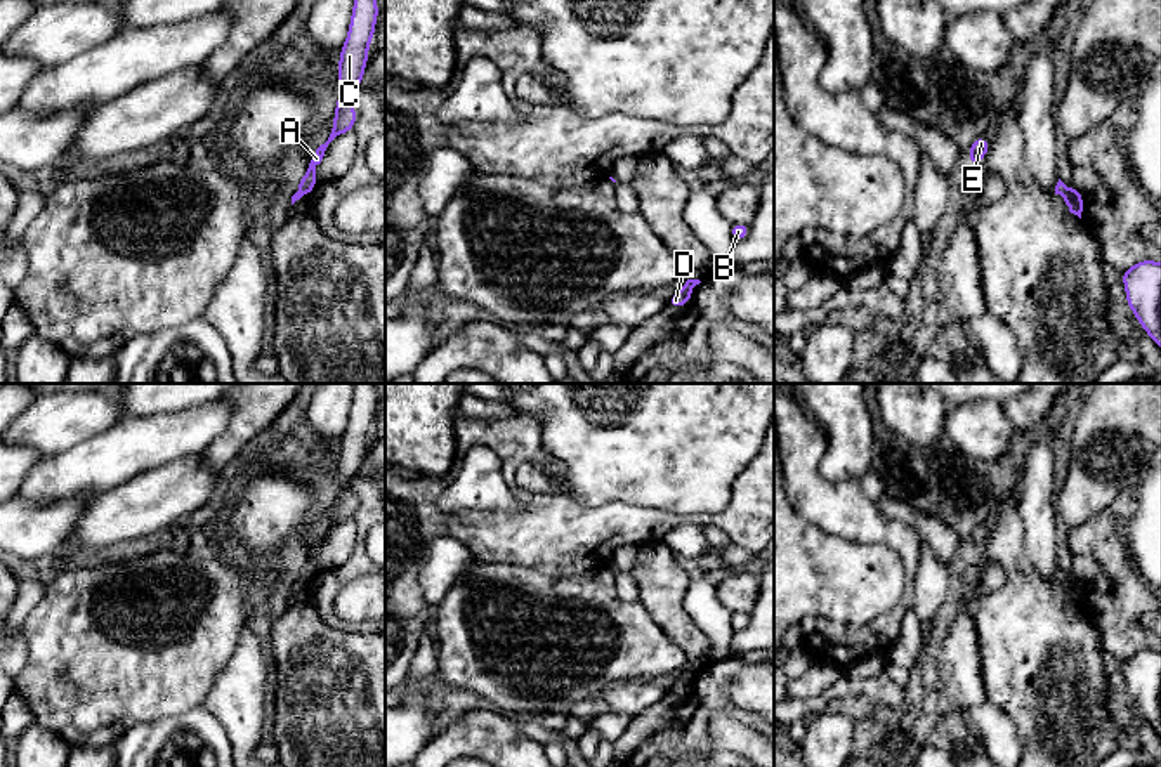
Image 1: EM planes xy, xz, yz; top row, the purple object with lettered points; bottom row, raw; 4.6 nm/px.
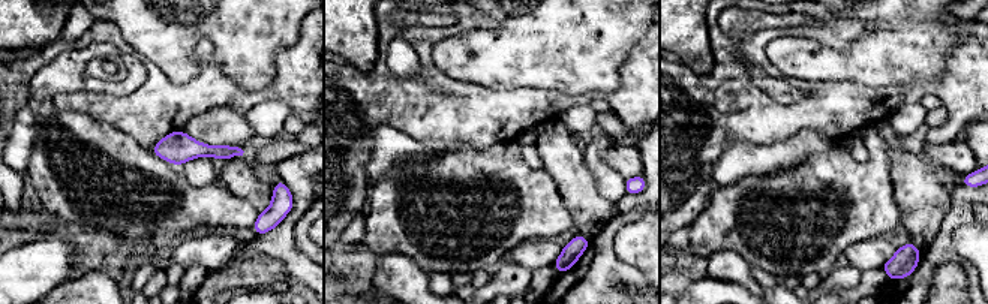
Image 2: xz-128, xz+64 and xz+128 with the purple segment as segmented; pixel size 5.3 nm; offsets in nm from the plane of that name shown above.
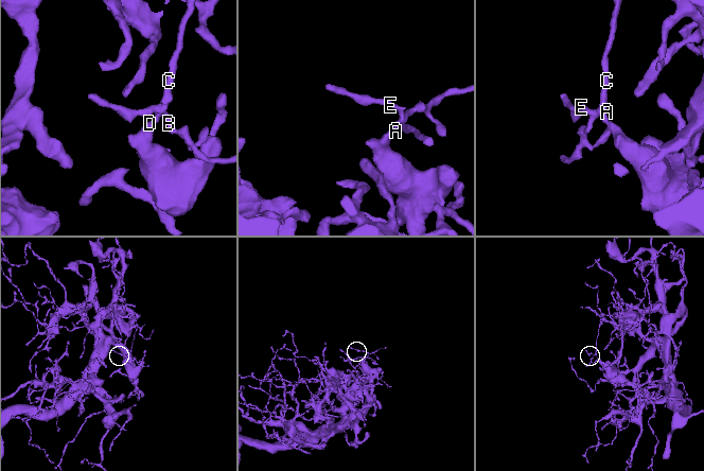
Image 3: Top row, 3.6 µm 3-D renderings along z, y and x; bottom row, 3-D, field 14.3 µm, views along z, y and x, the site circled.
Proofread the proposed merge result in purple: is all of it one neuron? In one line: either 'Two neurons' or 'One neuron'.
Two neurons

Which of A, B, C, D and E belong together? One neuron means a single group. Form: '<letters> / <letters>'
A B C E / D

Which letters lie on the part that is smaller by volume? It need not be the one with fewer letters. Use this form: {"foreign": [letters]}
{"foreign": ["A", "B", "C", "E"]}

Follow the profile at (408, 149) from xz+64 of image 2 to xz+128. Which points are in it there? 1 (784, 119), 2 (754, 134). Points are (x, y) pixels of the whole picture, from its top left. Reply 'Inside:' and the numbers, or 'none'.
Inside: none

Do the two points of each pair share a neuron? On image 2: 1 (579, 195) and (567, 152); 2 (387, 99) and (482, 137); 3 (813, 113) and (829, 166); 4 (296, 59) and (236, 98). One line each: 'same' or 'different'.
1: same
2: same
3: different
4: same

